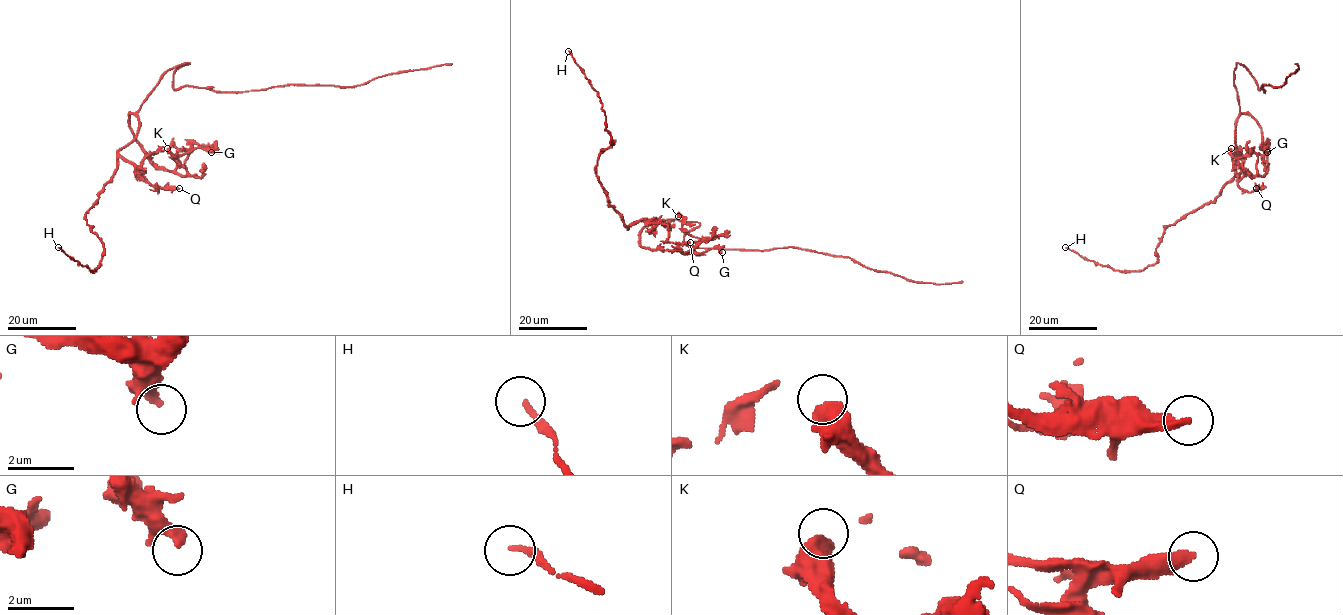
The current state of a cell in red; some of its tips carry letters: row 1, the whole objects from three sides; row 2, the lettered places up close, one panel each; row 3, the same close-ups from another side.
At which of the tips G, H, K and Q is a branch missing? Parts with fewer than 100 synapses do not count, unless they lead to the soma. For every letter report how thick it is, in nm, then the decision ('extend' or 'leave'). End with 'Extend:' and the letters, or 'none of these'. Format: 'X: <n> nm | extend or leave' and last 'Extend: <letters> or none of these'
G: 360 nm | leave
H: 200 nm | leave
K: 650 nm | leave
Q: 280 nm | leave
Extend: none of these

